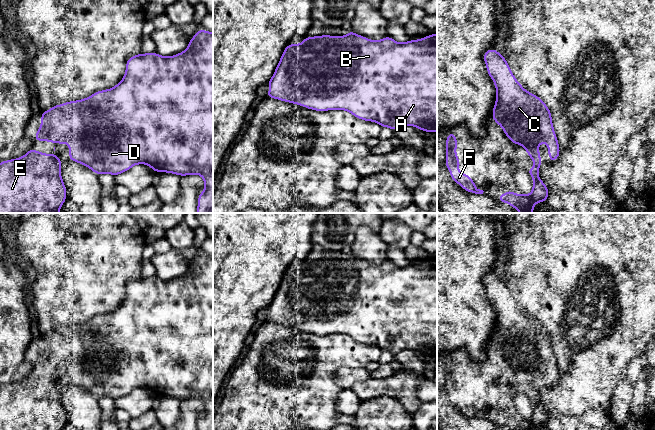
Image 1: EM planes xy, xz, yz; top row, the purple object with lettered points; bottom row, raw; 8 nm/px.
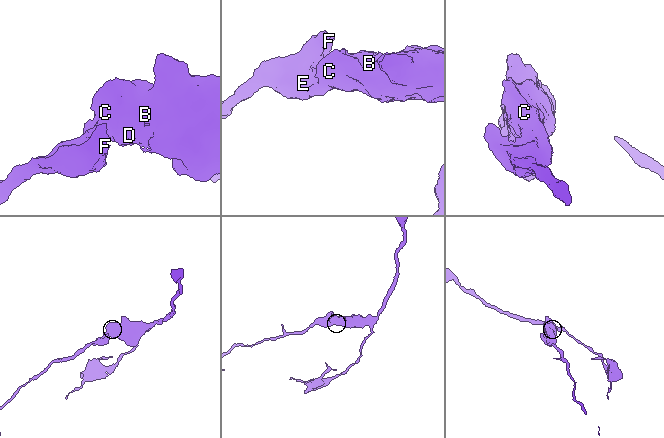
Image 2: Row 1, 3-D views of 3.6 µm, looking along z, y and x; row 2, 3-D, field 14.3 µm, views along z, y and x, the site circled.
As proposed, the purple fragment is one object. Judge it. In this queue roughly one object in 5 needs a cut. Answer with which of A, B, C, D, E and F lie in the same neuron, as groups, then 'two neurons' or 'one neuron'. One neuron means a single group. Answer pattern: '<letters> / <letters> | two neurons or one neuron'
A B C D E F | one neuron

